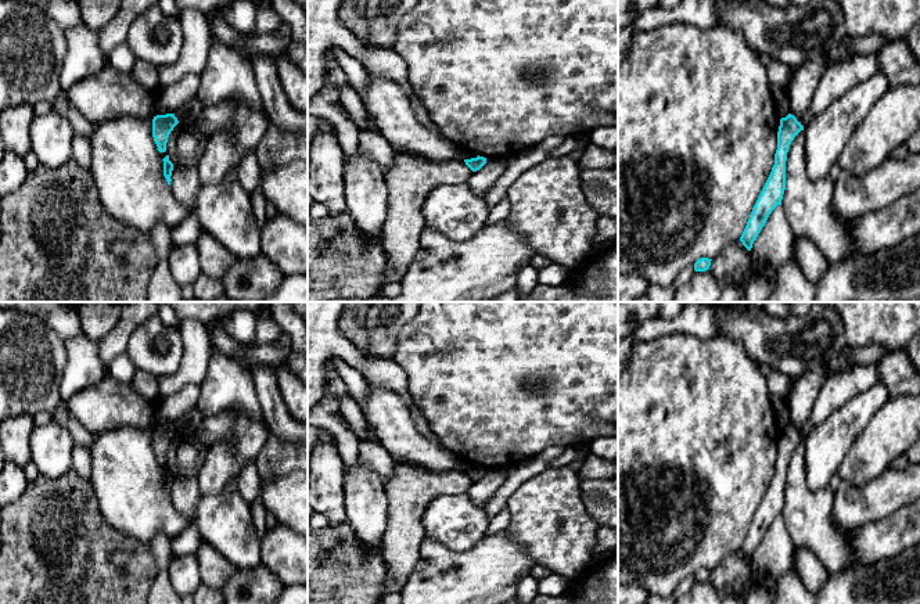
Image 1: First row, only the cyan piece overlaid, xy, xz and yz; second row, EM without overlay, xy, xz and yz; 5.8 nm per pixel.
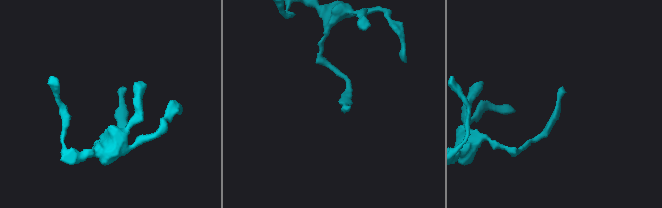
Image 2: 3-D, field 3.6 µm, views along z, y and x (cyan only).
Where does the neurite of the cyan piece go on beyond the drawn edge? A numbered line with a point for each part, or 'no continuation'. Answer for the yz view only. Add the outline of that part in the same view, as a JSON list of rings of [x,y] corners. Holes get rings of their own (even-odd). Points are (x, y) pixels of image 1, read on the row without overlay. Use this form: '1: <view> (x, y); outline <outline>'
no continuation

